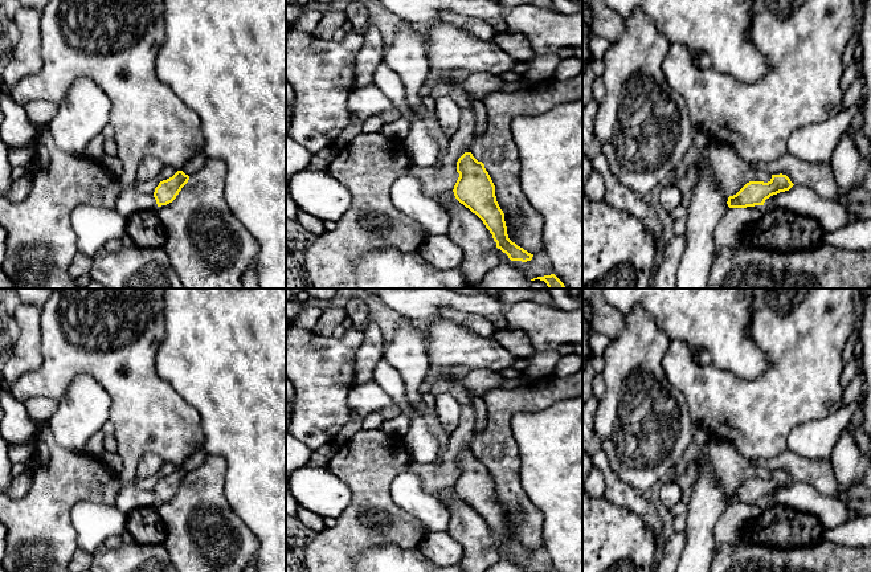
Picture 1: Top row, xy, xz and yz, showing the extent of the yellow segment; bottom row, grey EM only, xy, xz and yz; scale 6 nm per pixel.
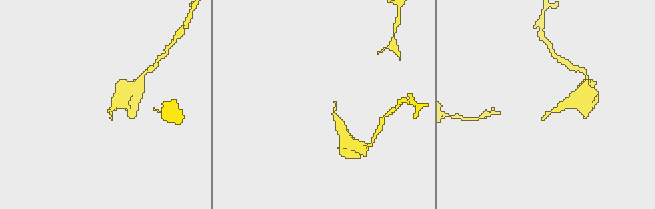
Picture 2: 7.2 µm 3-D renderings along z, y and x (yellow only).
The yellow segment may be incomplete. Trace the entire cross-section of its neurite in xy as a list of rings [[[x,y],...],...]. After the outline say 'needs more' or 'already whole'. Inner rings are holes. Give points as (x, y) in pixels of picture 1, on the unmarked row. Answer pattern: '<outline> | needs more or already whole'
[[[177,467],[172,474],[160,478],[154,489],[158,503],[172,499],[188,477],[188,471],[183,467]]] | already whole

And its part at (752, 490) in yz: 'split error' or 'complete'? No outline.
complete

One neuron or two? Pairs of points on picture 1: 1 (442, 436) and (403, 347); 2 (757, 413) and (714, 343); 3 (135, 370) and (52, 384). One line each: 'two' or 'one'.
1: one
2: two
3: one

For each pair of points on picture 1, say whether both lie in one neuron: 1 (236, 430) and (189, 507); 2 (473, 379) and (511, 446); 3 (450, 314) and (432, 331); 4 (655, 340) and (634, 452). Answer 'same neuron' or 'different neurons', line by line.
1: different neurons
2: different neurons
3: different neurons
4: same neuron

